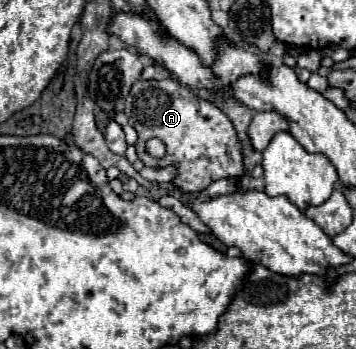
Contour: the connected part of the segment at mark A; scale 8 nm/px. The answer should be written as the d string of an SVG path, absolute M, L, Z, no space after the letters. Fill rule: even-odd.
M166 77L162 81L140 79L134 83L130 95L126 97L124 113L130 125L138 131L138 143L136 143L138 159L146 167L174 165L178 169L178 175L172 179L172 185L178 187L184 195L196 195L218 179L236 179L236 191L244 191L242 143L236 135L232 121L214 103L200 99L188 87L180 85L172 77ZM152 137L164 141L166 157L152 159L146 153L144 145Z

